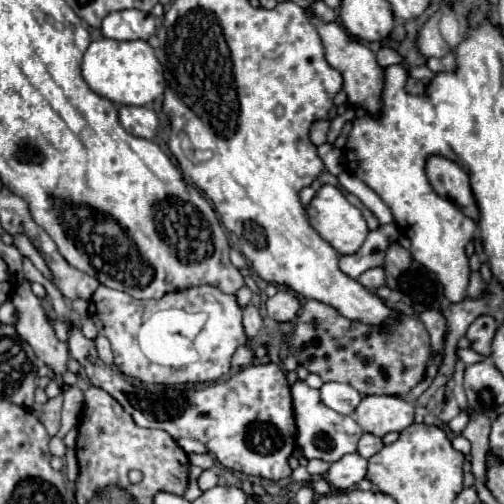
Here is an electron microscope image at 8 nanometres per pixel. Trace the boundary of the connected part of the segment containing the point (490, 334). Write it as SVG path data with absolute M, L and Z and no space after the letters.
M480 315L478 319L474 319L474 323L468 327L466 331L466 339L470 341L470 347L480 353L480 355L490 355L490 343L494 339L498 325L490 315Z

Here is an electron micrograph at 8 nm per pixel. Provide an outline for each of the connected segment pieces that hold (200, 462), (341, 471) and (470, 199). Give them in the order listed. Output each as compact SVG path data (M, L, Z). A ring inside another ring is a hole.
M209 453L206 454L190 454L189 461L191 465L196 465L201 467L203 470L211 468L214 463L215 459Z
M358 453L344 455L340 461L336 461L336 463L330 465L326 481L332 487L348 489L348 487L360 483L366 477L366 465L368 465L368 461L362 459Z
M434 155L426 163L426 173L428 173L430 185L434 187L434 191L438 195L456 203L456 207L464 215L470 215L470 219L474 219L478 223L480 211L478 211L476 199L474 199L472 189L470 189L468 173L462 167L458 167L450 159Z

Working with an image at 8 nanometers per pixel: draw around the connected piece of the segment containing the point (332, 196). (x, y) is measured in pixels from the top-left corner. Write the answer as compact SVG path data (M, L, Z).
M322 185L320 187L320 191L308 203L306 215L308 215L308 223L316 229L316 233L324 241L328 241L340 255L356 253L362 247L362 243L368 235L368 227L366 227L366 221L364 221L362 213L352 203L348 203L344 193L334 185Z

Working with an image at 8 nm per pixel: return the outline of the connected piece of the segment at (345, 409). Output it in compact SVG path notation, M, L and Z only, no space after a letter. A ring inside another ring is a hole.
M324 383L320 393L324 399L324 405L328 405L330 409L338 413L346 413L346 415L350 415L358 407L358 401L362 399L358 397L360 393L348 383Z

